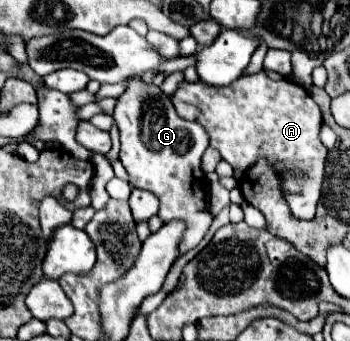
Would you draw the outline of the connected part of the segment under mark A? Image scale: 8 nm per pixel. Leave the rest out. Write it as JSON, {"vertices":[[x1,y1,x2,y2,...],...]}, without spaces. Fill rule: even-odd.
{"vertices":[[263,71,255,75,243,75,227,87,213,87,203,81,195,81,195,83,183,81,177,87,177,91,171,95,171,103,181,119,195,121,207,129,211,137,211,147,215,147,231,167,241,167,245,171,251,165,255,165,259,157,267,157,267,161,271,161,271,165,279,173,279,179,283,183,285,197,293,215,299,219,309,219,311,215,315,215,315,207,321,197,327,149,319,139,319,129,323,123,321,111,301,85,297,85,291,79,273,81]]}

